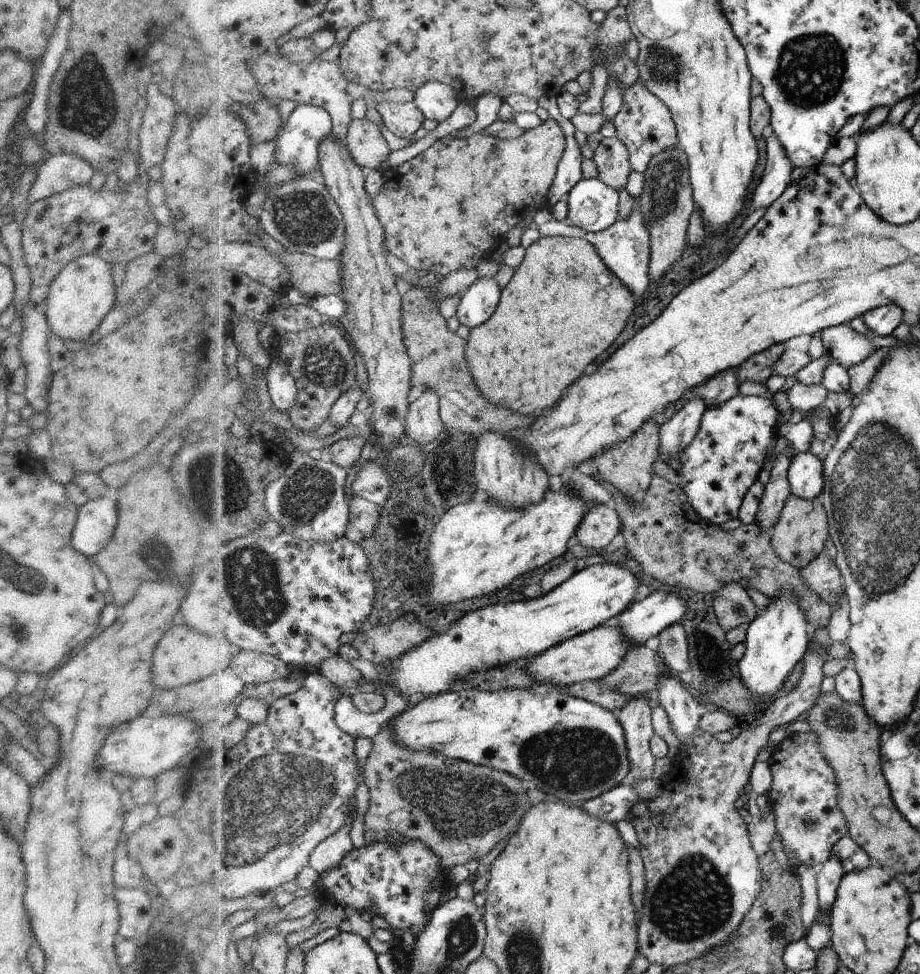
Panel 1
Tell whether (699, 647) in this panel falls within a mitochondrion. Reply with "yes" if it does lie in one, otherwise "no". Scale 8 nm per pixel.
yes

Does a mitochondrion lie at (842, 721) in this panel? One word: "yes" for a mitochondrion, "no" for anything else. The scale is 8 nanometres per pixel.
yes

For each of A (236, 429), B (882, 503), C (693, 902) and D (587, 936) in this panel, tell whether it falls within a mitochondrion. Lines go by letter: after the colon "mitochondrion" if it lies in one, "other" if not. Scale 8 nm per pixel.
A: other
B: mitochondrion
C: mitochondrion
D: other

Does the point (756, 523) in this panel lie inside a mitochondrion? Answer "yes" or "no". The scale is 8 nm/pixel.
no

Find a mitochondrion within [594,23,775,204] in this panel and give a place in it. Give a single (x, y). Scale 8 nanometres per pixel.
(665, 64)

